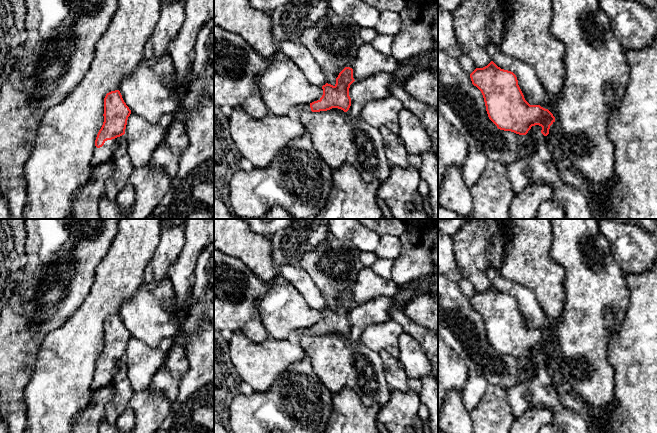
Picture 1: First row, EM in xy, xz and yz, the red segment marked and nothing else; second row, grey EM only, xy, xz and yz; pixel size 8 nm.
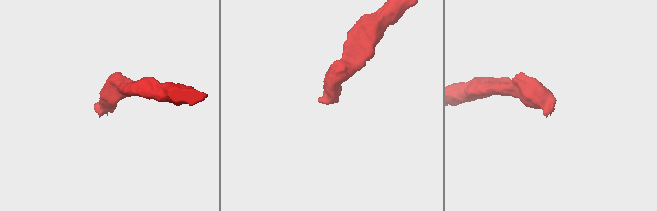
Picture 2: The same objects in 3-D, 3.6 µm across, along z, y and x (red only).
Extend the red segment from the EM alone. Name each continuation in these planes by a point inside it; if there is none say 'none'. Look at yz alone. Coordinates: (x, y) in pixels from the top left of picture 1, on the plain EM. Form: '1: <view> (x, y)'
none

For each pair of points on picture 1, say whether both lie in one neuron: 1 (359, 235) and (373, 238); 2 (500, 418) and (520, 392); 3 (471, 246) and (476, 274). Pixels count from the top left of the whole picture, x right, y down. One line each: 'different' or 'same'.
1: same
2: different
3: same

